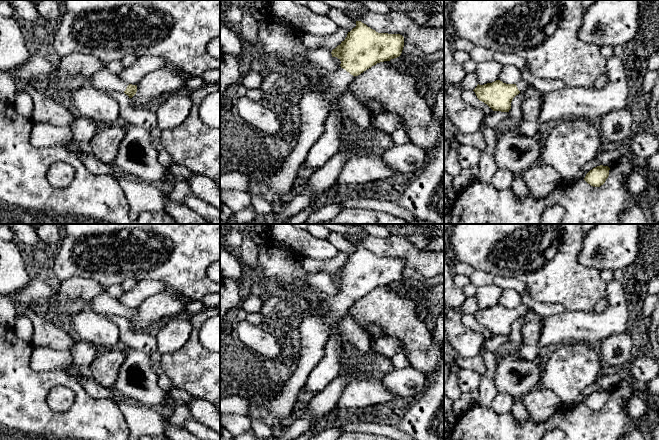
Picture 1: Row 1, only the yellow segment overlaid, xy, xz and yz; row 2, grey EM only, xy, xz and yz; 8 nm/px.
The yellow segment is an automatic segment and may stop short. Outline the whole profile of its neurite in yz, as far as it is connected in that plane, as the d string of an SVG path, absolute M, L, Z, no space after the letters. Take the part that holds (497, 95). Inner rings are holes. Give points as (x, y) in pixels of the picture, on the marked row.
M521 79L517 84L506 84L500 80L484 85L477 85L473 90L477 98L493 111L509 112L513 98L523 93L531 85Z

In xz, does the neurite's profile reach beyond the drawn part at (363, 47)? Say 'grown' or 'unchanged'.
grown

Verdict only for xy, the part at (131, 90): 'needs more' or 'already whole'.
needs more

